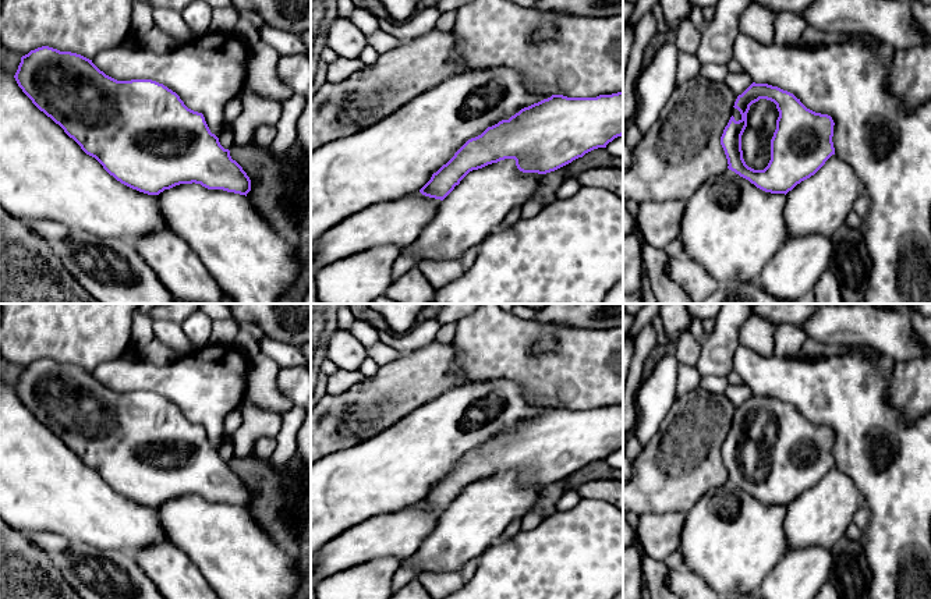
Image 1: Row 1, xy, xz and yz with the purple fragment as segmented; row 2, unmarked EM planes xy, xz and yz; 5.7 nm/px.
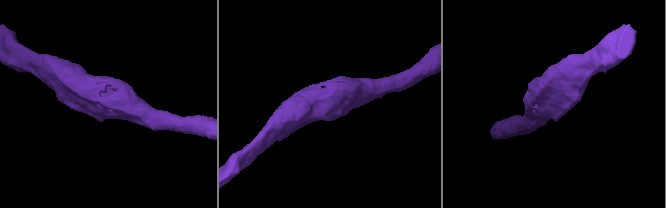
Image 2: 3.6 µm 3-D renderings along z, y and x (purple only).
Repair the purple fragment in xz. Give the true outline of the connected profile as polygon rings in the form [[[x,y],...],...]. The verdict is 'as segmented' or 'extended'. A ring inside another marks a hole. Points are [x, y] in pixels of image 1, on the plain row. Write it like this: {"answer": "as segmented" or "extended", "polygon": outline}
{"answer": "as segmented", "polygon": [[[623,404],[597,410],[552,407],[468,451],[446,476],[432,486],[420,504],[443,513],[470,483],[505,471],[514,471],[517,481],[523,485],[546,486],[594,461],[606,460],[609,454],[622,447]]]}

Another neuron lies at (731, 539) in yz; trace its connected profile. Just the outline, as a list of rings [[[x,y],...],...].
[[[729,481],[708,490],[684,518],[679,549],[683,568],[698,574],[718,595],[757,593],[786,554],[785,517],[785,506],[765,504]]]

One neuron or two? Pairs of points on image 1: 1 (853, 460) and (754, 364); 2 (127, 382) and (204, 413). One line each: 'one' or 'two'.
1: one
2: one

